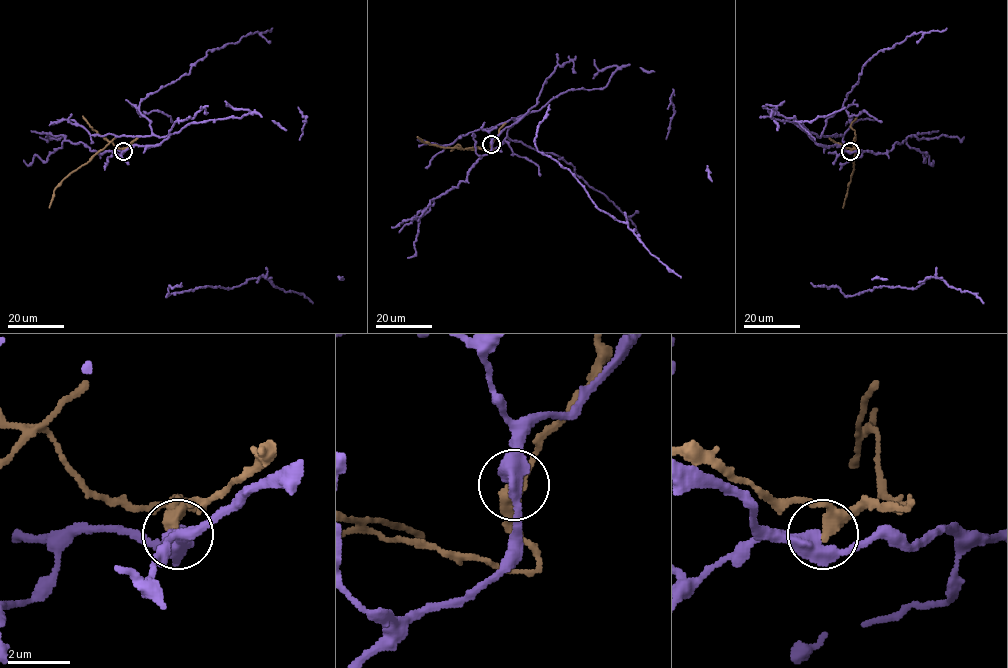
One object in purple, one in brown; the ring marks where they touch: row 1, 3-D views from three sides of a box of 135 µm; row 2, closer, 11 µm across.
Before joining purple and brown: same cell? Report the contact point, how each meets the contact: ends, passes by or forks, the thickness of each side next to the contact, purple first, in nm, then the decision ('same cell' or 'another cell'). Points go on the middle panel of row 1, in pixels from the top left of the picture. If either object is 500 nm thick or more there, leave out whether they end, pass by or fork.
at (491, 144); purple passes by; brown passes by; 480 nm thick on the purple side, 320 nm on the other; another cell

